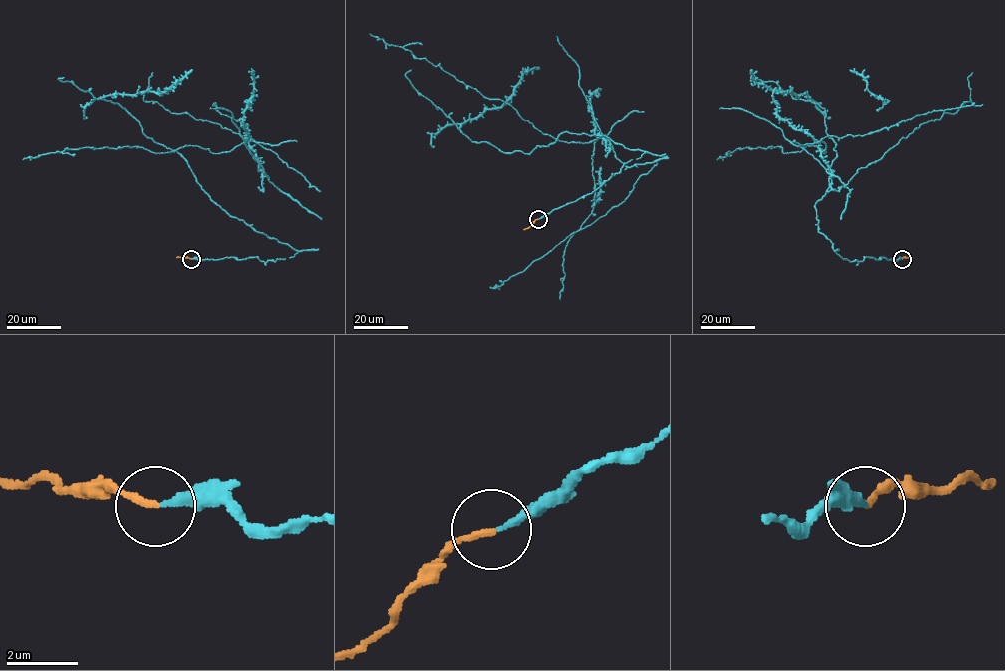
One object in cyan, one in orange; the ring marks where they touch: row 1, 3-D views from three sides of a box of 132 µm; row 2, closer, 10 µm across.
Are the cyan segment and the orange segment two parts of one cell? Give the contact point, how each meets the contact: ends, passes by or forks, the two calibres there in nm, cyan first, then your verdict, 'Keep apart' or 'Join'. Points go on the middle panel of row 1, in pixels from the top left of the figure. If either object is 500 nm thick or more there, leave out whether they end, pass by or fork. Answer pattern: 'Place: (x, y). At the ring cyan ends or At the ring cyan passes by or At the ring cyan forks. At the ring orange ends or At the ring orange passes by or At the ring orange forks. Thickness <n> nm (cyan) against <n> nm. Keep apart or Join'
Place: (538, 219). At the ring cyan ends. At the ring orange ends. Thickness 200 nm (cyan) against 190 nm. Join

